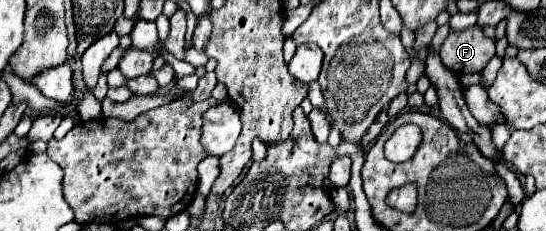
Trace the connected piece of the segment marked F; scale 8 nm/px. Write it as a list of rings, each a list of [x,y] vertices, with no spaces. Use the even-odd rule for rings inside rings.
[[[479,27],[465,31],[451,31],[439,51],[441,63],[455,75],[479,73],[495,55],[495,39],[483,35]]]

